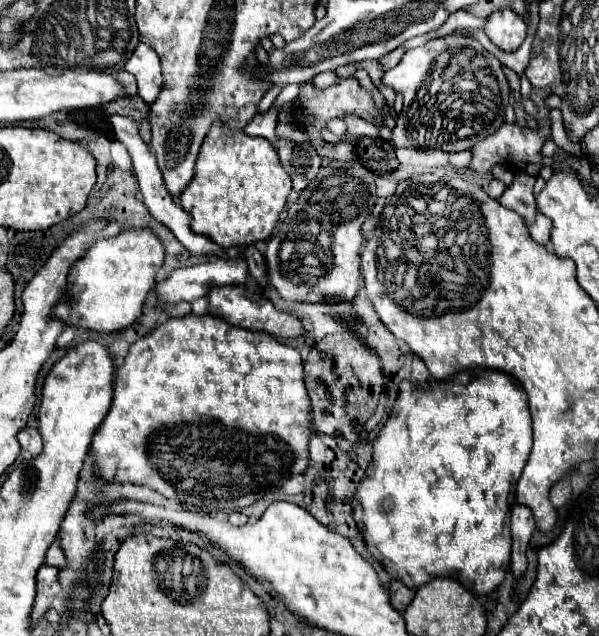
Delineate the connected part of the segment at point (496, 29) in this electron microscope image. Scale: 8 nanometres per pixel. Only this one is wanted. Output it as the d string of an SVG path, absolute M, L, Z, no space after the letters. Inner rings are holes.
M502 8L488 16L484 32L498 48L512 52L526 38L526 24L522 16L516 14L512 8Z

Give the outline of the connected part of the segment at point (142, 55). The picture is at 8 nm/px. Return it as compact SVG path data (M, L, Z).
M138 44L132 58L126 62L124 70L134 74L137 81L138 96L144 102L152 104L160 92L160 86L162 86L158 54L150 46Z

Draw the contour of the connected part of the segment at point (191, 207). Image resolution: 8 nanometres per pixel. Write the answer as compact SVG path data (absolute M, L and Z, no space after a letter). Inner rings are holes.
M216 121L200 146L194 178L182 190L180 204L192 214L194 232L206 234L222 248L250 246L272 236L290 190L292 180L266 138L246 136Z

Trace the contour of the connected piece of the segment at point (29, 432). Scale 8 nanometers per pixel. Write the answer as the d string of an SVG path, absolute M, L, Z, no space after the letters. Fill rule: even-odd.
M30 426L22 428L18 432L18 440L20 440L20 446L24 450L28 450L32 456L38 456L42 452L42 438L40 438L36 428L30 428Z

